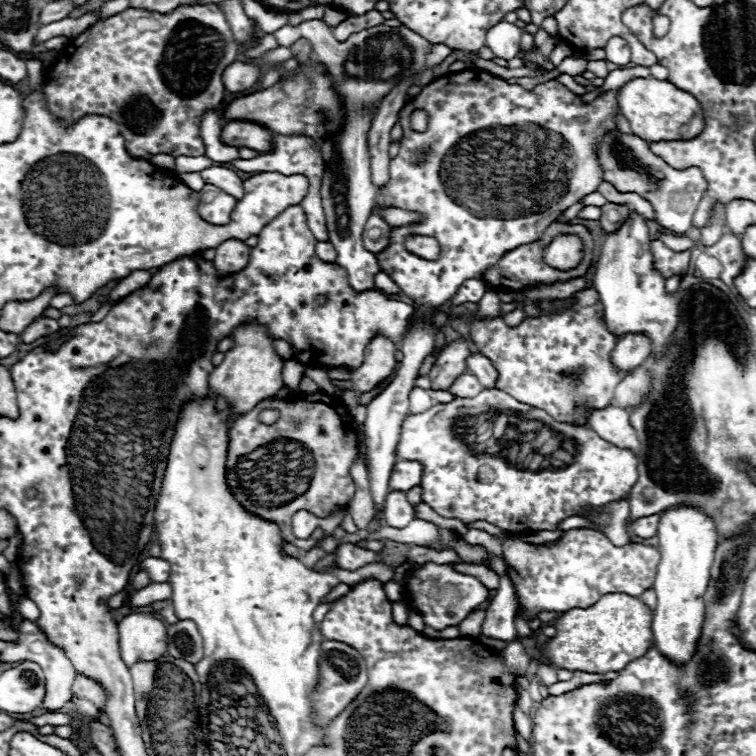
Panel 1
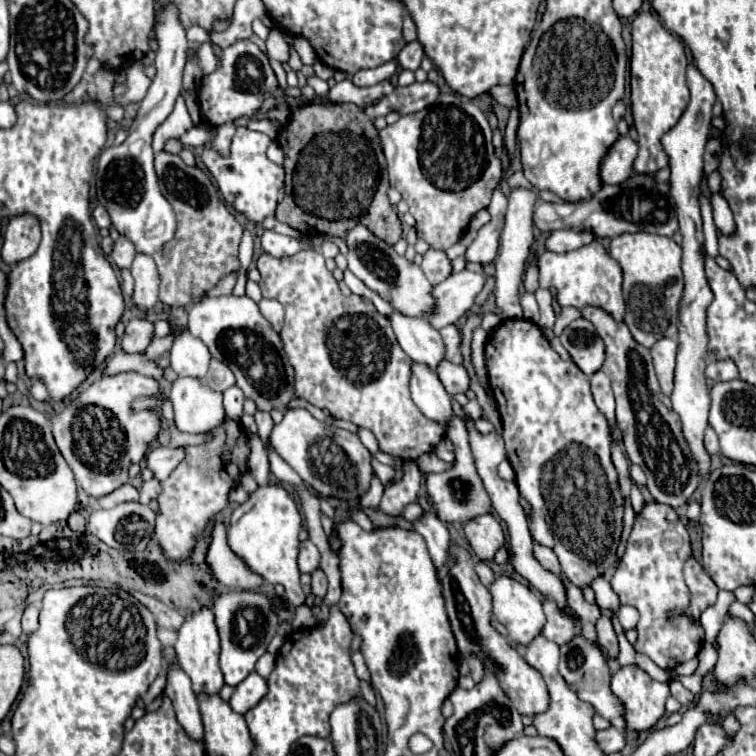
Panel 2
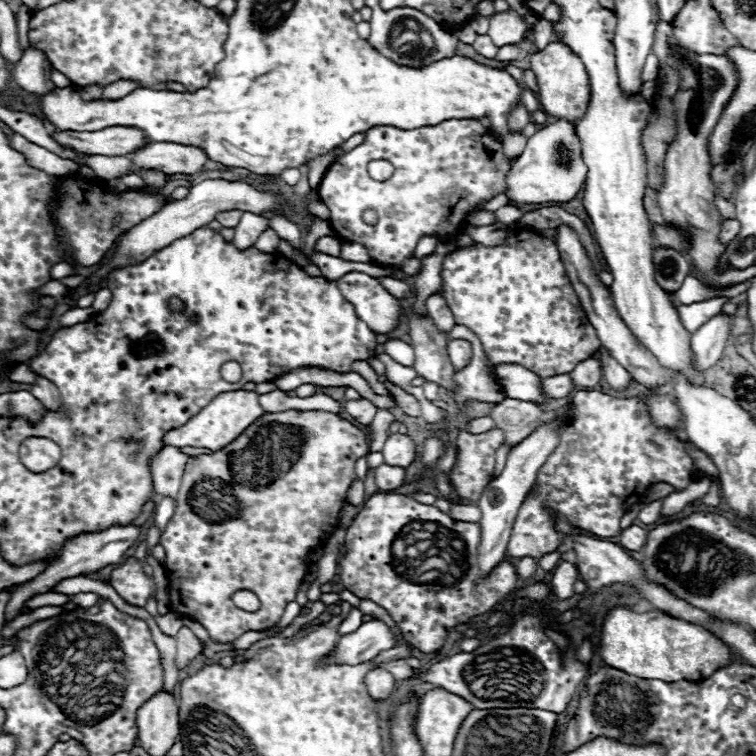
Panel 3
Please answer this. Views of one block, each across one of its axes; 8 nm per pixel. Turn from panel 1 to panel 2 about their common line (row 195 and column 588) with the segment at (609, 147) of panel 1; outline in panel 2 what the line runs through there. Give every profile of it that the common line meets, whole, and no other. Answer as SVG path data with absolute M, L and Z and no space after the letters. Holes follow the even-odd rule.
M578 634L564 646L560 646L560 674L568 682L568 686L578 694L580 700L592 704L594 712L600 714L604 720L608 720L614 728L620 732L626 732L626 722L624 722L624 704L612 694L610 690L610 670L608 670L608 658L602 654L602 648L598 642L588 642L584 634Z

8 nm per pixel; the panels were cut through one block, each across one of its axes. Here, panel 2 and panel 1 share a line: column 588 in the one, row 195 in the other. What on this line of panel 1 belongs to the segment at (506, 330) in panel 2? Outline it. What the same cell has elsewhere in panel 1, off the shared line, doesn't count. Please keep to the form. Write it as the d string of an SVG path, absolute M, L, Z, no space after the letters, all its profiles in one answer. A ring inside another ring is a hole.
M478 68L446 74L430 82L400 112L404 130L400 152L390 160L390 182L386 190L376 196L378 204L416 210L424 214L426 220L414 226L394 228L390 248L378 254L380 268L390 270L400 290L416 300L416 306L426 314L450 300L462 282L482 278L482 270L498 262L506 250L540 240L550 222L586 194L596 192L602 184L604 170L598 160L598 146L606 132L616 130L616 114L620 112L616 96L618 90L608 90L594 102L582 104L580 96L556 80L536 84L534 90L524 90L520 84L508 84ZM414 110L424 110L428 114L426 132L412 130L410 114ZM420 148L432 148L432 154L426 158L424 166L414 166L414 152ZM410 234L436 238L442 248L438 260L424 260L408 252L404 238Z

